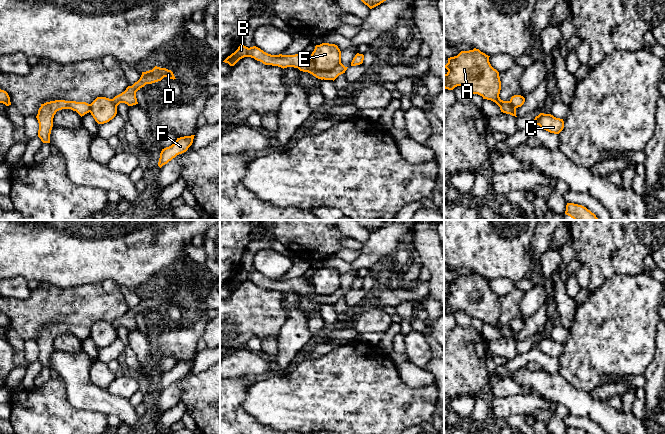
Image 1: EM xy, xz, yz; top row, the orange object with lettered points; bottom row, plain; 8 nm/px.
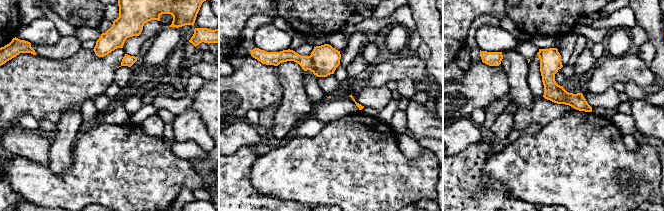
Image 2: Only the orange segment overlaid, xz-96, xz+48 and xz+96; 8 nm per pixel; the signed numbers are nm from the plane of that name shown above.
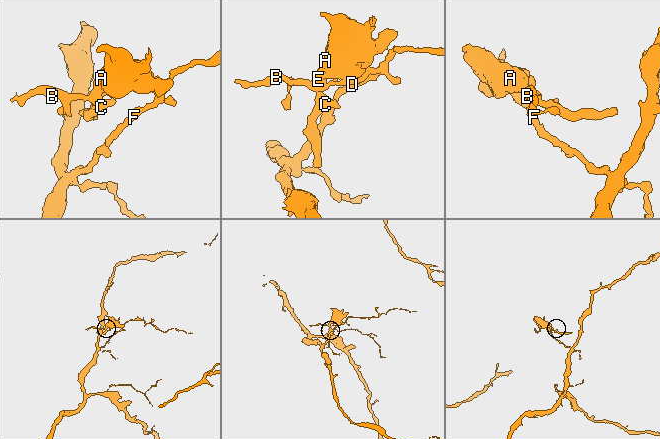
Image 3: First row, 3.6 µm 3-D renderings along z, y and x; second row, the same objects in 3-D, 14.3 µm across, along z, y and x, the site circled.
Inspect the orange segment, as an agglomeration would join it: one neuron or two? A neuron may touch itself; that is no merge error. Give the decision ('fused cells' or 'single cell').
fused cells

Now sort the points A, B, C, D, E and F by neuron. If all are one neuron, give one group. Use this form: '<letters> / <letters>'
A C E / B D F

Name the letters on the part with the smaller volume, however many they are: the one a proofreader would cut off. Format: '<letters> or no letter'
A, C, E

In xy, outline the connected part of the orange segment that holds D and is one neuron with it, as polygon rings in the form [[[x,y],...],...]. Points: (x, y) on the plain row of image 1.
[[[155,290],[152,294],[142,296],[142,299],[137,306],[135,306],[132,310],[128,310],[124,316],[115,320],[112,325],[116,331],[120,327],[125,327],[128,330],[136,329],[138,328],[136,316],[146,308],[152,308],[161,305],[164,301],[167,301],[169,304],[176,303],[171,294]]]

